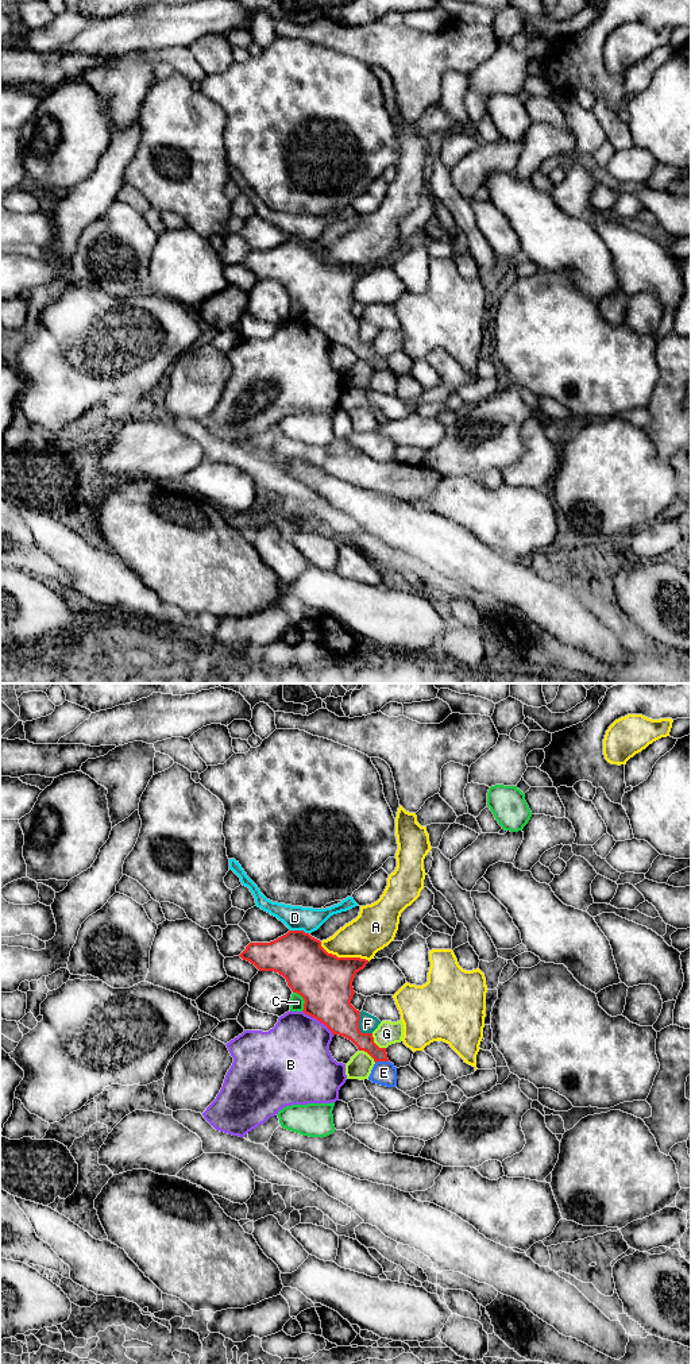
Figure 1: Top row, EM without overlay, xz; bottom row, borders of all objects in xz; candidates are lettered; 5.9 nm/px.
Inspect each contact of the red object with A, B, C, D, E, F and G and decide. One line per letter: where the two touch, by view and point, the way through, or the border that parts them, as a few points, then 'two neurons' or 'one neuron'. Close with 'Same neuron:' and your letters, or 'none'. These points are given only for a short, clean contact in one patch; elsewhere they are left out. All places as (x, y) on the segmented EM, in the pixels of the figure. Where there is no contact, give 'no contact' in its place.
A: xz (343, 958) | two neurons
B: xz (319, 1020) | two neurons
C: xz (304, 1000) | two neurons
D: xz (300, 931) | two neurons
E: xz (381, 1060) | across xz (365, 1041), (381, 1060), (383, 1072) | one neuron
F: xz (358, 1027) | two neurons
G: xz (374, 1043) | two neurons
Same neuron: E

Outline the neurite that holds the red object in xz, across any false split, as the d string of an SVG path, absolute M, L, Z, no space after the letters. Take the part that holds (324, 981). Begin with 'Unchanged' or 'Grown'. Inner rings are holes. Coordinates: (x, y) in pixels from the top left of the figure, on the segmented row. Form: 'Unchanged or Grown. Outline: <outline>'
Grown. Outline: M289 930L270 943L250 943L239 956L259 971L282 975L292 991L304 998L305 1014L367 1052L375 1061L368 1080L397 1086L397 1067L389 1061L386 1048L374 1043L372 1033L360 1032L360 1012L351 1005L354 978L368 960L328 953L320 940L304 930Z

